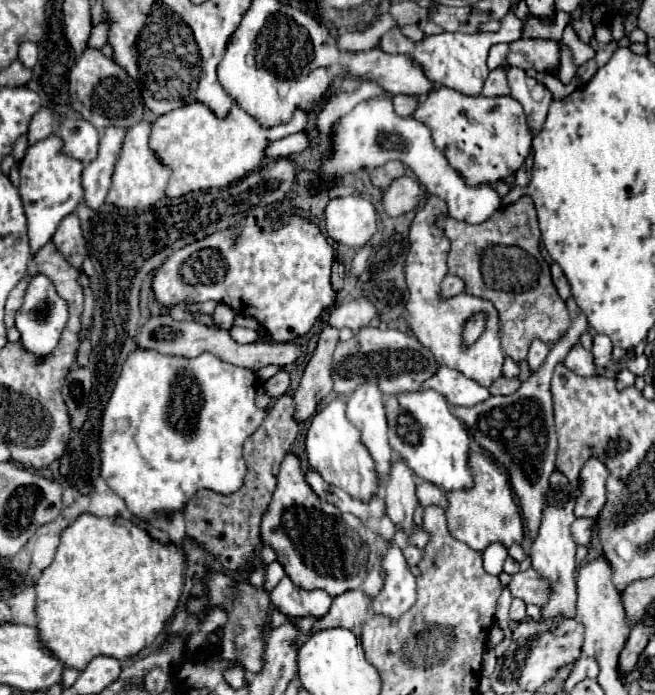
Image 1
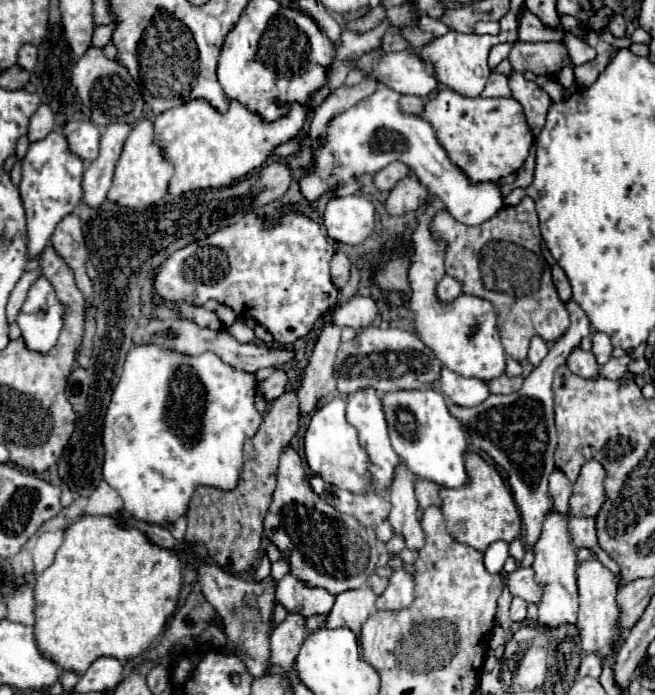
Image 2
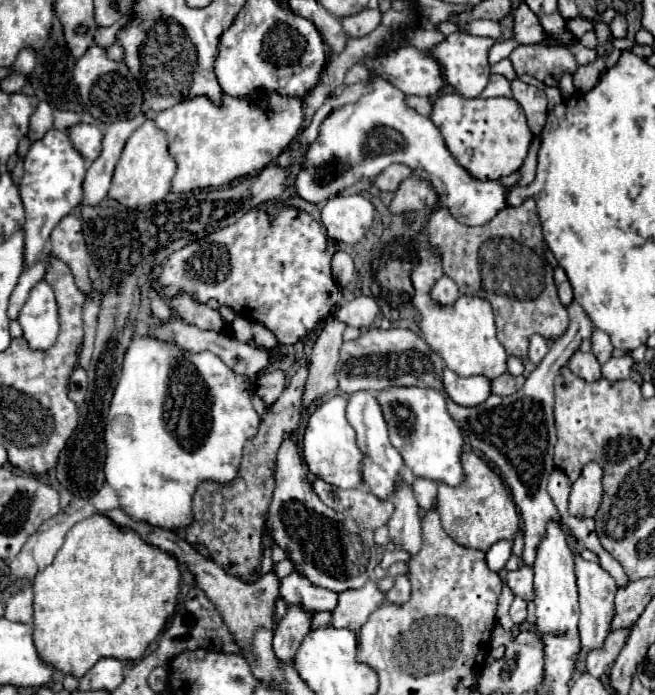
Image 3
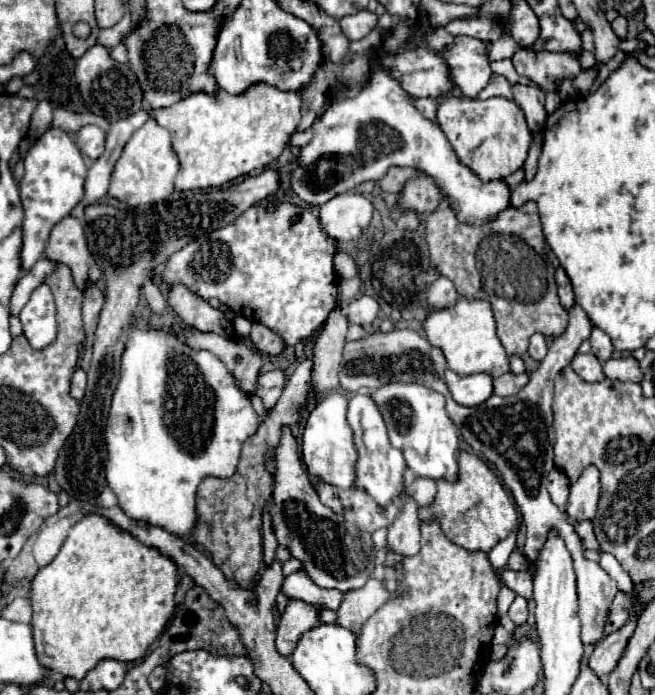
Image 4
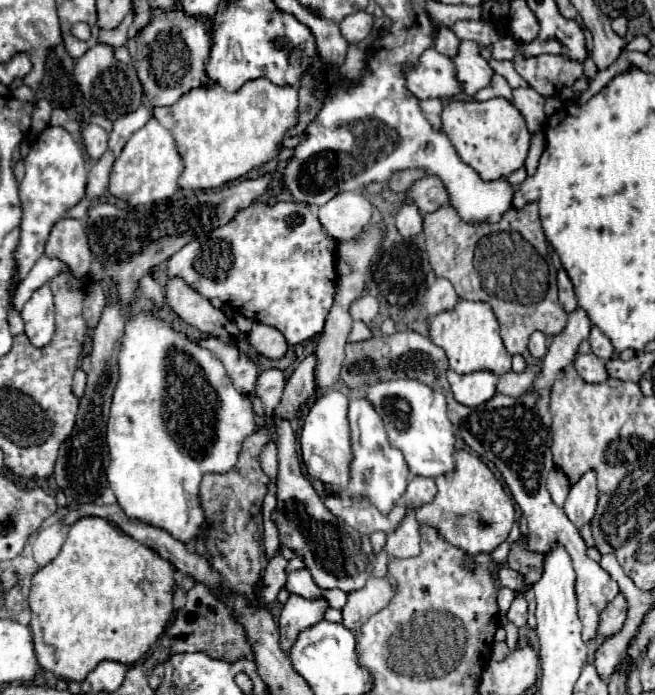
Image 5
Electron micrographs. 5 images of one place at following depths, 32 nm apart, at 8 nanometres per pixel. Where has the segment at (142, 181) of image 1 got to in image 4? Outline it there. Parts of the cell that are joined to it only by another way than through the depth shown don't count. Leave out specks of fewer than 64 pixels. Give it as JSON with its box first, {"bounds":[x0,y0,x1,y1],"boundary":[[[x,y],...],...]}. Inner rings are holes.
{"bounds":[108,118,178,208],"boundary":[[[152,118],[132,134],[132,138],[126,142],[120,160],[114,166],[112,182],[108,194],[120,202],[124,202],[130,208],[154,204],[158,200],[168,198],[174,192],[174,176],[178,174],[178,158],[172,152],[170,134],[168,130],[160,128]]]}

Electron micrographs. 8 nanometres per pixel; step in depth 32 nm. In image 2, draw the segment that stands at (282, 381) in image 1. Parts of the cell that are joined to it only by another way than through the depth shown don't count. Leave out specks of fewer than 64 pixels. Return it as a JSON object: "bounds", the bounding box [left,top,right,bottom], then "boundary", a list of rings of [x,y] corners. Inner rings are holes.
{"bounds":[258,368,288,400],"boundary":[[[278,368],[270,378],[262,380],[262,382],[258,384],[258,392],[264,394],[266,400],[276,400],[280,394],[286,392],[286,388],[288,388],[288,376],[286,376],[286,372],[280,370],[280,368]]]}

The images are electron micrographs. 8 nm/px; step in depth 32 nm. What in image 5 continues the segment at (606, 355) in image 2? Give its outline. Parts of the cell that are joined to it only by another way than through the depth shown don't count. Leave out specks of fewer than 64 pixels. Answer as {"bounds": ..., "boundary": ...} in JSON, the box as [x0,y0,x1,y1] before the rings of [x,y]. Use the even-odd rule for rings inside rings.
{"bounds":[588,326,614,360],"boundary":[[[592,326],[592,332],[590,332],[590,338],[588,338],[588,340],[590,340],[592,352],[594,352],[598,358],[602,358],[602,360],[610,360],[614,348],[612,348],[612,342],[608,340],[608,336],[604,336],[604,334],[600,332],[600,328]]]}

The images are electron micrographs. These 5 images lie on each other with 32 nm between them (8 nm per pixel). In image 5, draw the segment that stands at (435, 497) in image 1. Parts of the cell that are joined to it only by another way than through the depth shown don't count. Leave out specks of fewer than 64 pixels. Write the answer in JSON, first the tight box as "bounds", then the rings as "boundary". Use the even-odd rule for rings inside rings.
{"bounds":[404,476,436,508],"boundary":[[[416,476],[408,488],[406,488],[406,494],[404,494],[404,502],[408,506],[414,506],[414,508],[420,508],[428,502],[432,502],[432,498],[436,496],[436,484],[432,478],[422,478],[422,476]]]}

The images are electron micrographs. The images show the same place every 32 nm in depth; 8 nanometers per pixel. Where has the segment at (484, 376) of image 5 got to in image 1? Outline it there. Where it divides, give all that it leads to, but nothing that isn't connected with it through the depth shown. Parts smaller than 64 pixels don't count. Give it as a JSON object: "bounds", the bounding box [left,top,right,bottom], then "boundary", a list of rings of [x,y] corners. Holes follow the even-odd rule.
{"bounds":[422,366,490,406],"boundary":[[[440,366],[434,376],[422,382],[422,388],[440,390],[440,394],[444,394],[452,406],[474,406],[490,398],[488,388],[480,386],[478,382],[466,378],[464,374],[448,366]]]}

